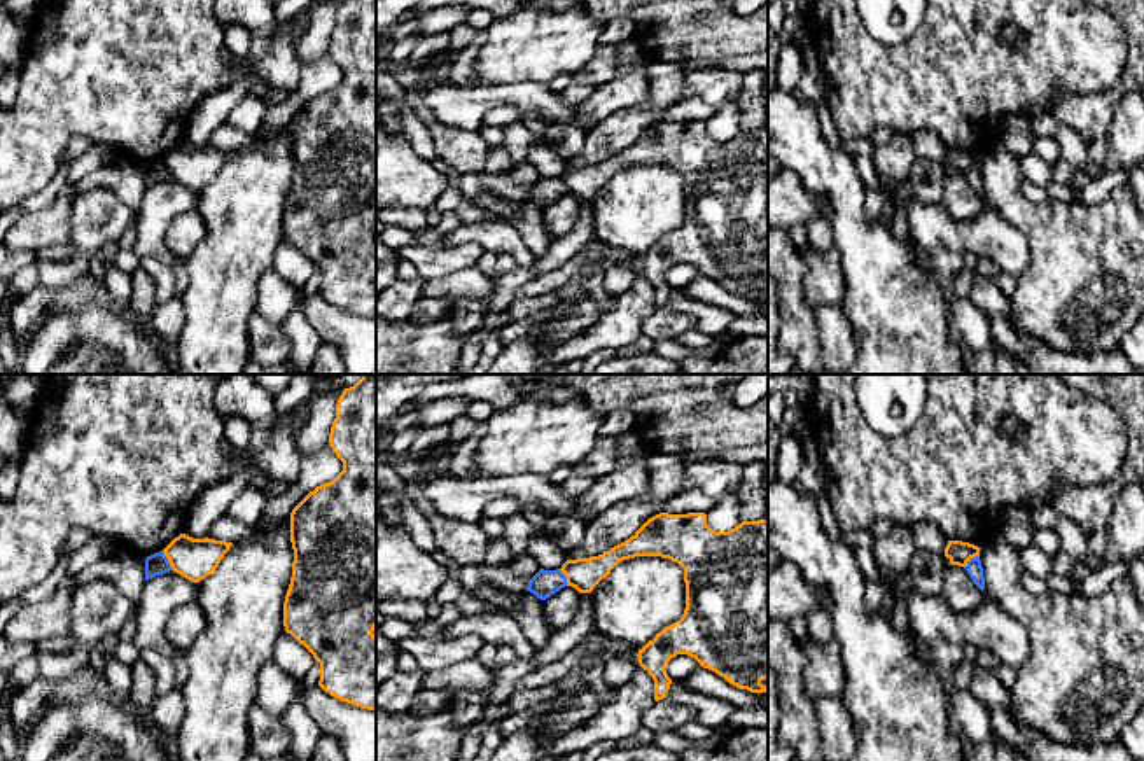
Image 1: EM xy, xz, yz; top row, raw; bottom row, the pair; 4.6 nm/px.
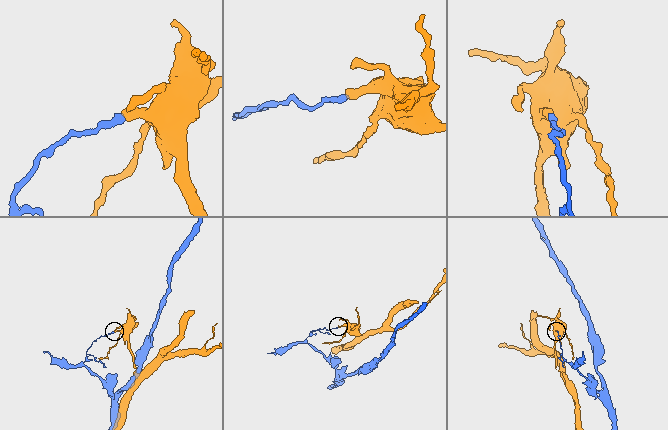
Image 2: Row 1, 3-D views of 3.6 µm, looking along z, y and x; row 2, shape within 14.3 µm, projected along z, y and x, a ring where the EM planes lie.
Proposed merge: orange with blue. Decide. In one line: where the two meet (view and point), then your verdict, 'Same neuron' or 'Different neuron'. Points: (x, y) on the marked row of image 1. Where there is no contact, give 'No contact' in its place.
Touches orange at xy (168, 560). Different neuron

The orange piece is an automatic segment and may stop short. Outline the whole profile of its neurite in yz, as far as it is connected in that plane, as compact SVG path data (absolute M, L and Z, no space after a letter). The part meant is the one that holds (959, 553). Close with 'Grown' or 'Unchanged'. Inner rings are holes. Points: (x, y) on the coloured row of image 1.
M948 541L945 556L952 565L966 567L971 558L980 556L980 549L981 548L969 542Z. Unchanged

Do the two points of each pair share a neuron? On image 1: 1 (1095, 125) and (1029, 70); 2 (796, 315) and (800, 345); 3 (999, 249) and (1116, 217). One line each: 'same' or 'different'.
1: different
2: same
3: different

